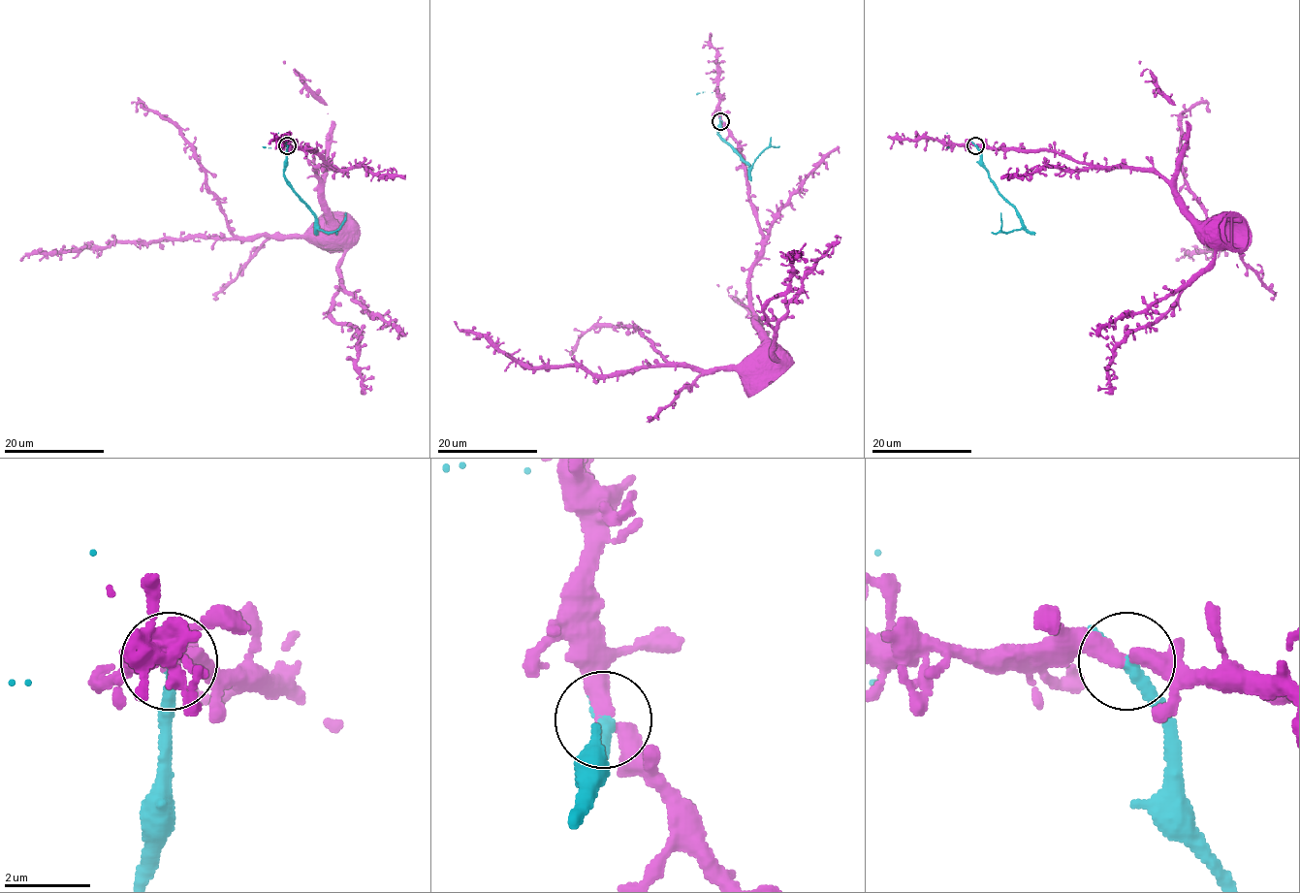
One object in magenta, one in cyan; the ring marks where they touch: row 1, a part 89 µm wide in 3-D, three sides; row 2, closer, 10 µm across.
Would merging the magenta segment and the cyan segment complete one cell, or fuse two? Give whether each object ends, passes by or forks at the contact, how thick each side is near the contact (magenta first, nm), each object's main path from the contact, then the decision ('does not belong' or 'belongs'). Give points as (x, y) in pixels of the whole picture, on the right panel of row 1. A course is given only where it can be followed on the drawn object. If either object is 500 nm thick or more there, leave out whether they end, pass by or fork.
magenta passes by; cyan ends; calibres 360 and 320 nm; course magenta (975, 145), (1056, 150), (1089, 164), (1153, 171), (1196, 220), (1221, 220); course cyan (975, 145), (980, 153), (980, 164), (997, 190), (1015, 209), (1022, 227), (1002, 232), (1000, 213); does not belong

